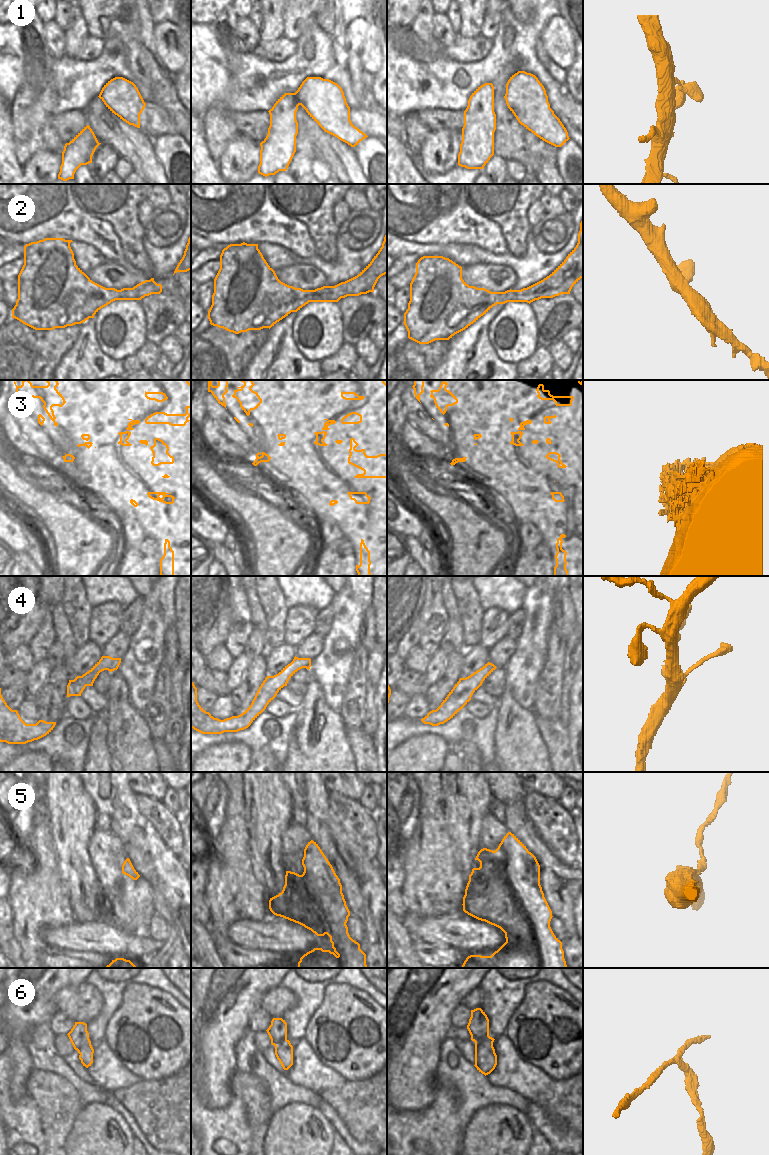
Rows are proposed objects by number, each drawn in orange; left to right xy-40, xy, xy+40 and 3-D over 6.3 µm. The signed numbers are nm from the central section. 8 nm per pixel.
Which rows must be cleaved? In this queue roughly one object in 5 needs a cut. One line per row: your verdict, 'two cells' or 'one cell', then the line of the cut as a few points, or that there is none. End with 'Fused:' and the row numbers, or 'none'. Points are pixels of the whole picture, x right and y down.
1: one cell; no cut
2: one cell; no cut
3: one cell; no cut
4: one cell; no cut
5: one cell; no cut
6: two cells; cut in xy-40 along (90, 1041), (77, 1050)
Fused: 6

